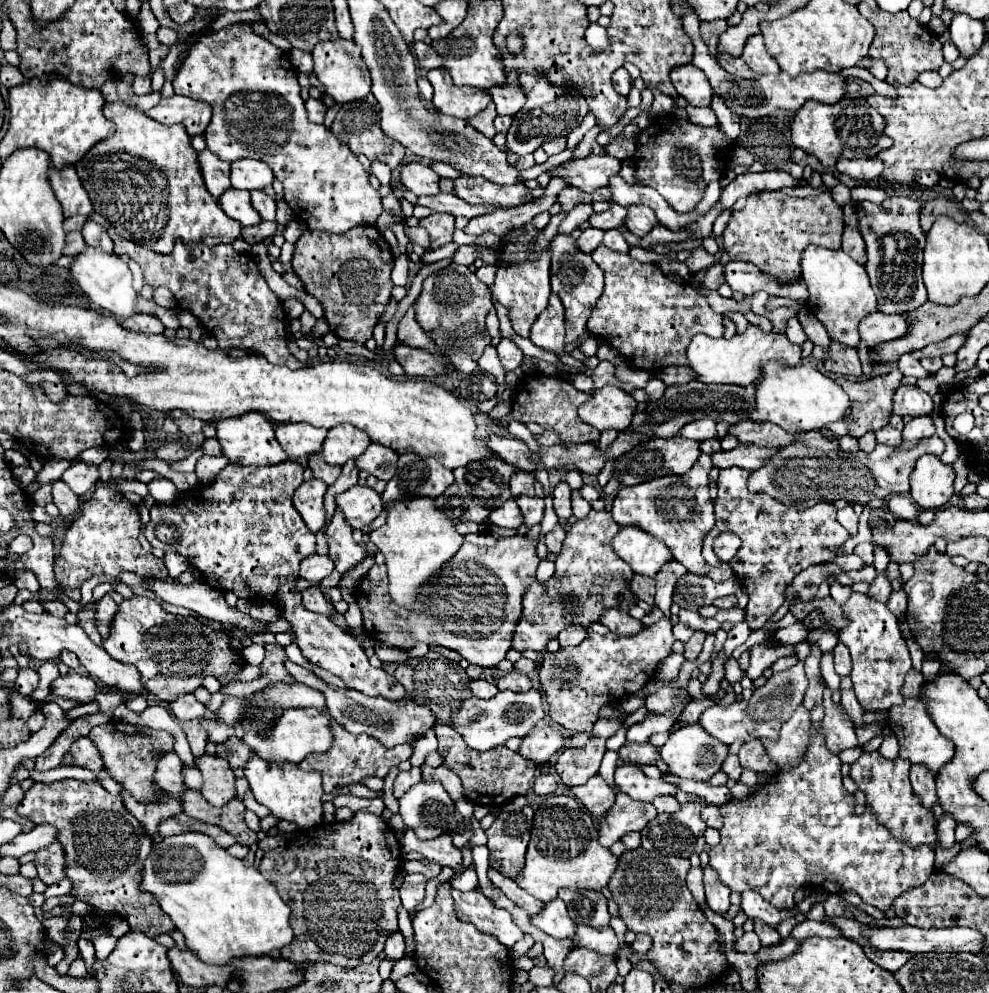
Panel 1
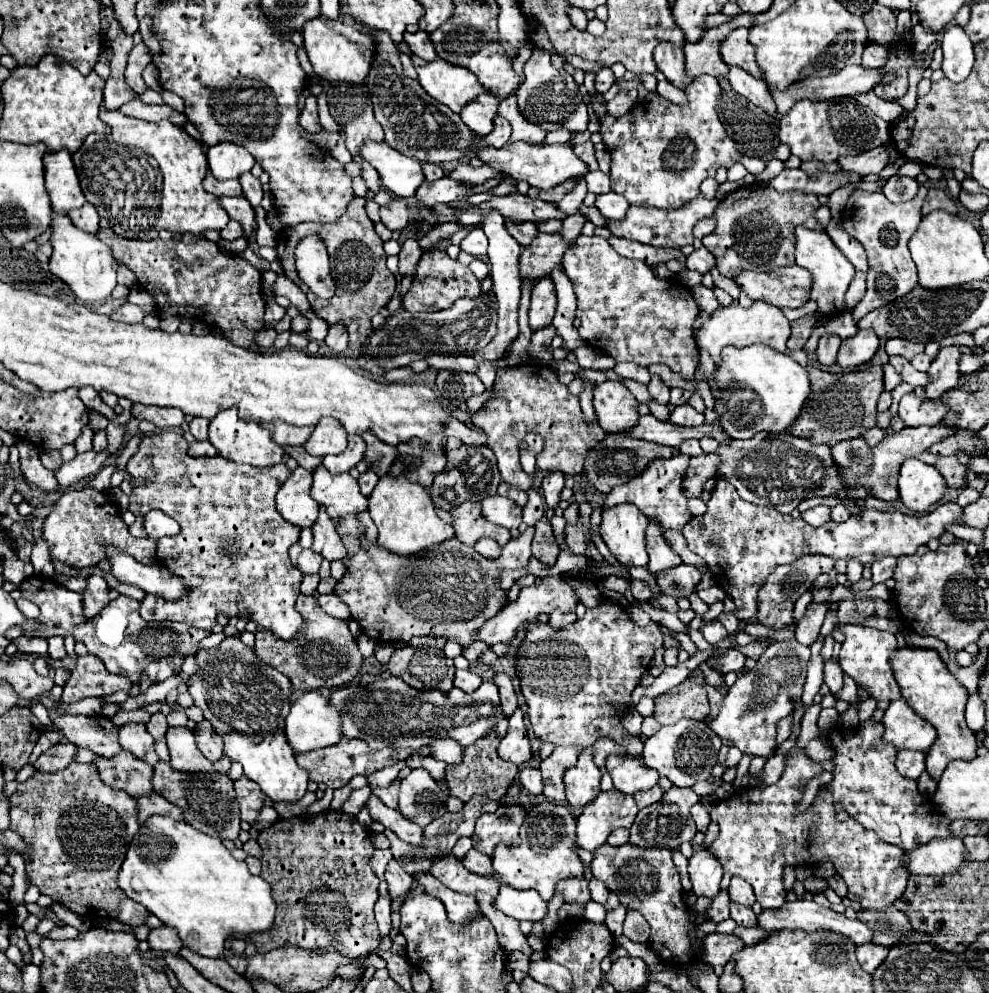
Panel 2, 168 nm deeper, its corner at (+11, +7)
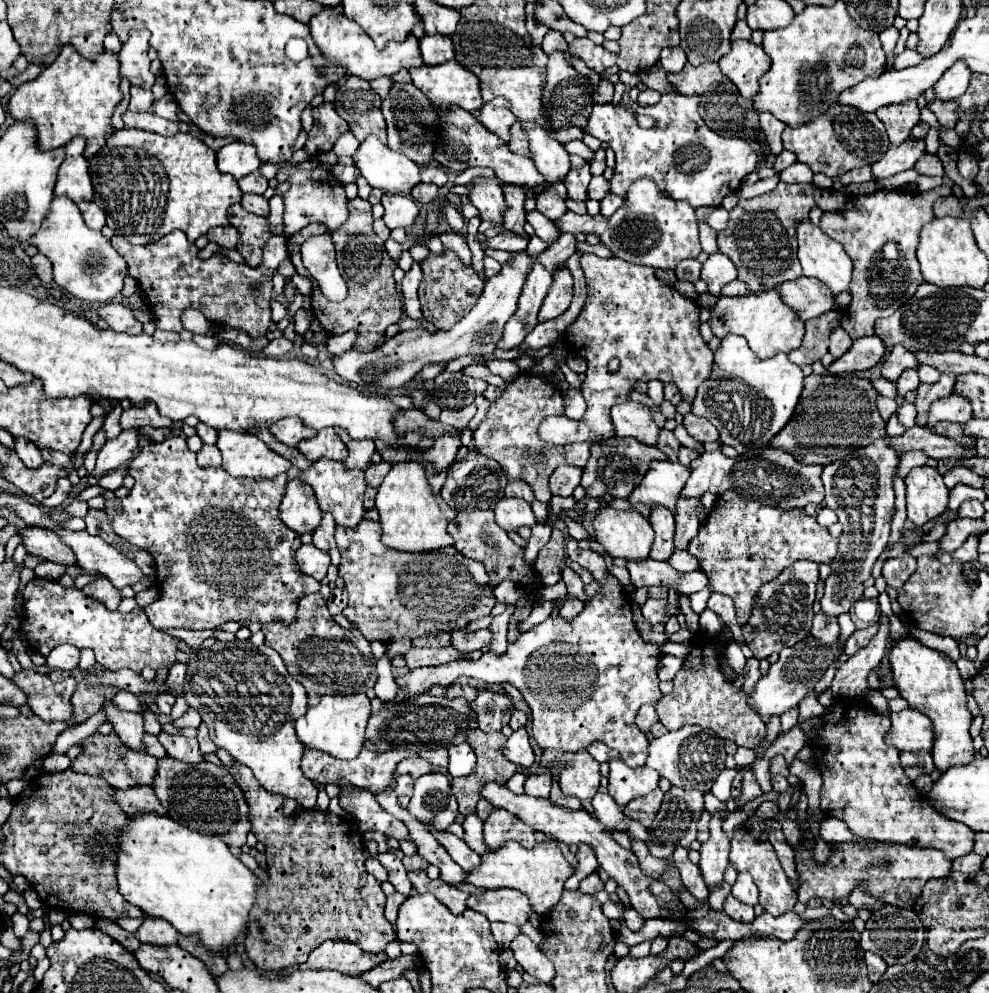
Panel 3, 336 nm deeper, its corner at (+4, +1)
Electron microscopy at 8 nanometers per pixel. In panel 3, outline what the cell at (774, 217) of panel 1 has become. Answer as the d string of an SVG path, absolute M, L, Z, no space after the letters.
M779 183L771 193L755 199L739 199L729 211L729 227L717 233L717 245L737 267L737 281L747 283L755 293L773 289L783 281L797 279L801 265L797 257L797 223L809 221L811 209L817 207L813 195L813 183L787 185Z

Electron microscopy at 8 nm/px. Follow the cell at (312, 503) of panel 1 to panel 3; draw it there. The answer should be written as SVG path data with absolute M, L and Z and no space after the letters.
M291 479L287 483L287 493L279 505L281 521L295 533L313 533L321 521L321 509L313 495L311 485Z

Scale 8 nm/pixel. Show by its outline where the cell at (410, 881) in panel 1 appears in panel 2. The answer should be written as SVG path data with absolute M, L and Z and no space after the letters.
M394 859L386 865L386 881L388 881L388 891L392 895L392 899L396 899L398 895L406 893L412 885L412 875L408 875Z

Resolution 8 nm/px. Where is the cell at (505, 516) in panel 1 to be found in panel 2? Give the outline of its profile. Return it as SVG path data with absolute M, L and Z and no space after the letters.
M492 495L482 501L482 515L506 529L518 529L522 523L522 507L518 507L512 499L500 495Z

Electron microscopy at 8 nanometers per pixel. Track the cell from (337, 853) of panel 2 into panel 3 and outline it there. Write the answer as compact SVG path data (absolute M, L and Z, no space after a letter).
M235 763L231 769L237 785L245 793L249 805L251 831L257 835L261 843L265 843L267 869L269 879L259 885L257 903L251 911L251 927L245 939L245 951L249 959L261 971L281 971L285 967L305 963L307 955L327 939L343 939L357 943L367 953L379 953L387 943L395 941L395 929L383 917L385 893L381 891L381 883L365 871L365 841L355 821L343 819L333 813L297 811L289 817L283 815L283 797L265 791L249 767Z

